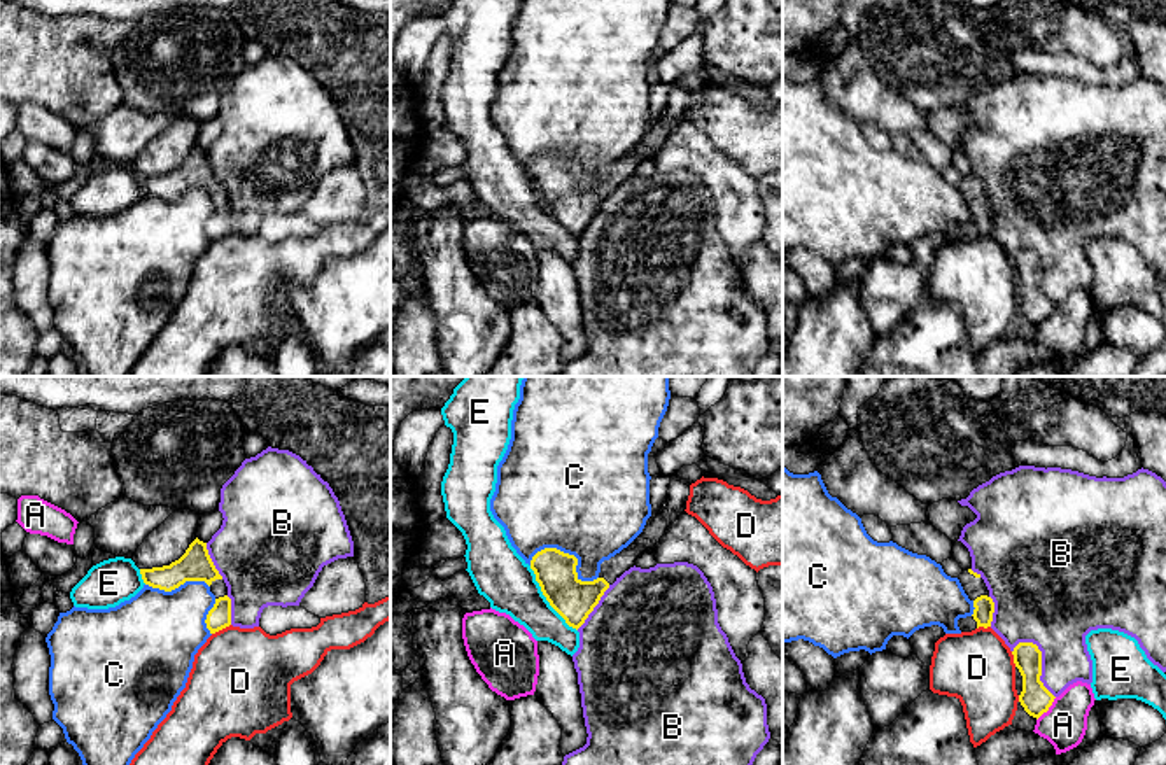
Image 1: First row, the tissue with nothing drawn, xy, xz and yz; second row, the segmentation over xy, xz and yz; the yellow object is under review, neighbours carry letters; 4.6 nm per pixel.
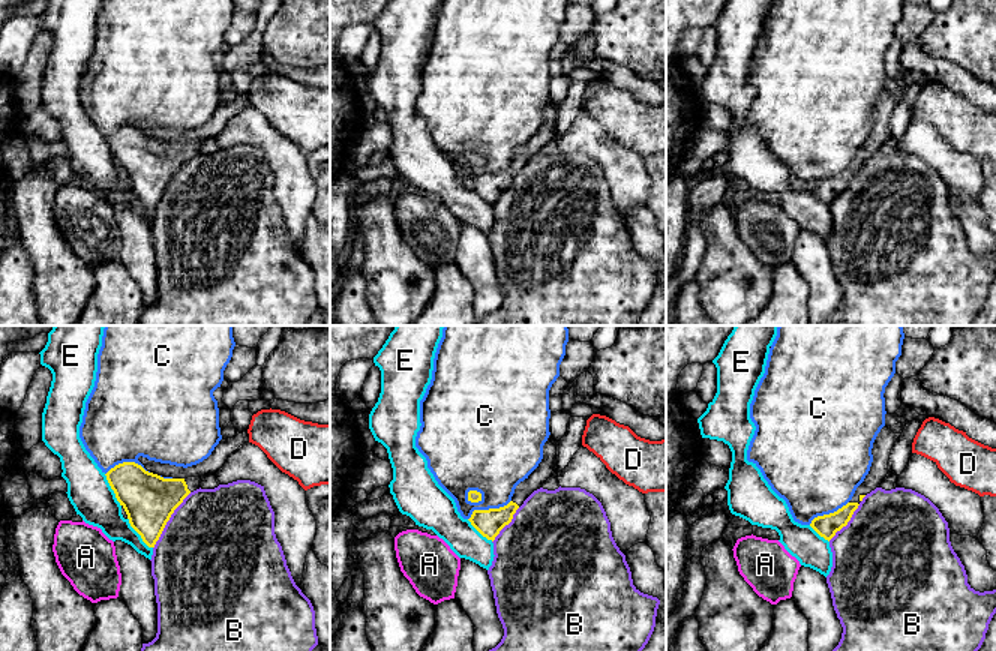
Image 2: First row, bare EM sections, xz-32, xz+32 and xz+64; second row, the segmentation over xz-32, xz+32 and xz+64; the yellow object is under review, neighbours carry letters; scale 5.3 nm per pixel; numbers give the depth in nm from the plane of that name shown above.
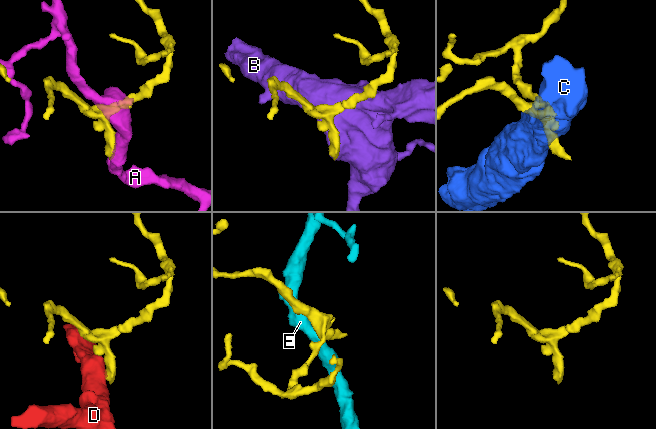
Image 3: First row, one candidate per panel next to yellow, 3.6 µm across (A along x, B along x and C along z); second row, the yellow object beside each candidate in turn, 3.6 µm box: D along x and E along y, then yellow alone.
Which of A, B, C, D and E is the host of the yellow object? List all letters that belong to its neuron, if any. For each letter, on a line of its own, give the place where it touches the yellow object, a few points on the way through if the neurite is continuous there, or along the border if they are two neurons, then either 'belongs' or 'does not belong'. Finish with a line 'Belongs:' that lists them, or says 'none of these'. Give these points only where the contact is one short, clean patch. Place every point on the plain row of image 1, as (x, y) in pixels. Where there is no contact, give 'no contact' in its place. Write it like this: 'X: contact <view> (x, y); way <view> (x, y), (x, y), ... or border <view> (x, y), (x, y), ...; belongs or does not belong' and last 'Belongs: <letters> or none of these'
A: contact yz (1047, 317); does not belong
B: contact yz (1040, 272); does not belong
C: contact xz (571, 163); does not belong
D: contact xy (221, 237); border xy (230, 231), (212, 242); does not belong
E: contact xz (547, 207); does not belong
Belongs: none of these

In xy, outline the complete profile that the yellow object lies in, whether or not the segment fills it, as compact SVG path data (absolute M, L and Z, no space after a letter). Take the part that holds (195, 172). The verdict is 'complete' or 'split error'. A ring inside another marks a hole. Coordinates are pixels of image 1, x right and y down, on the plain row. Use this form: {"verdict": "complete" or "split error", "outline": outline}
{"verdict": "split error", "outline": "M198 145L179 168L163 175L140 177L140 182L145 193L165 200L172 200L186 189L205 189L215 203L215 212L205 228L207 236L215 242L231 233L228 194L208 163L207 151Z"}

